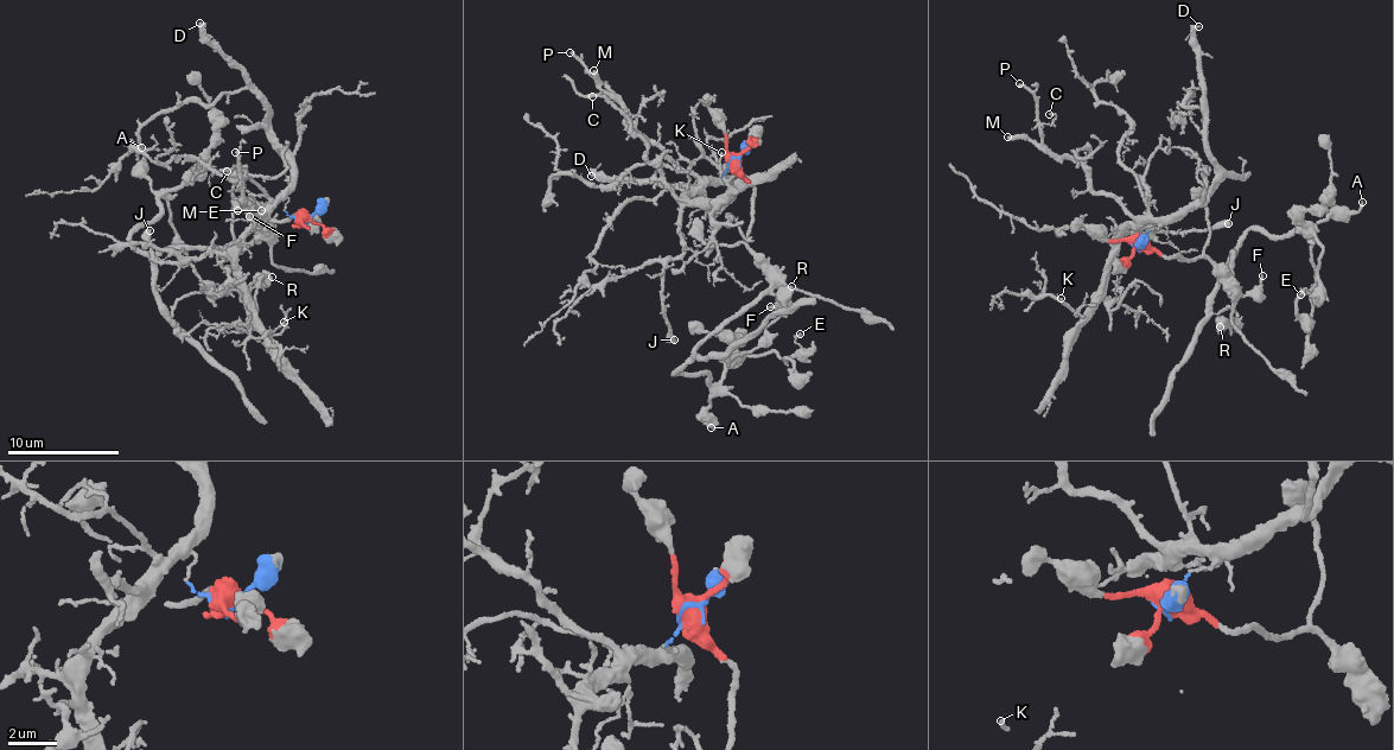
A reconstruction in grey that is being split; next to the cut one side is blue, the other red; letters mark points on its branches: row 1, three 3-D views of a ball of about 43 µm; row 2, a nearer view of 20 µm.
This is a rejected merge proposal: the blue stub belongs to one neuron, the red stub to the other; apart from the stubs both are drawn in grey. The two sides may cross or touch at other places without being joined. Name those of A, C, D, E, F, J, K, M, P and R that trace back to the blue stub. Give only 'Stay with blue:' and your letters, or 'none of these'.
Stay with blue: C, D, J, K, M, P

